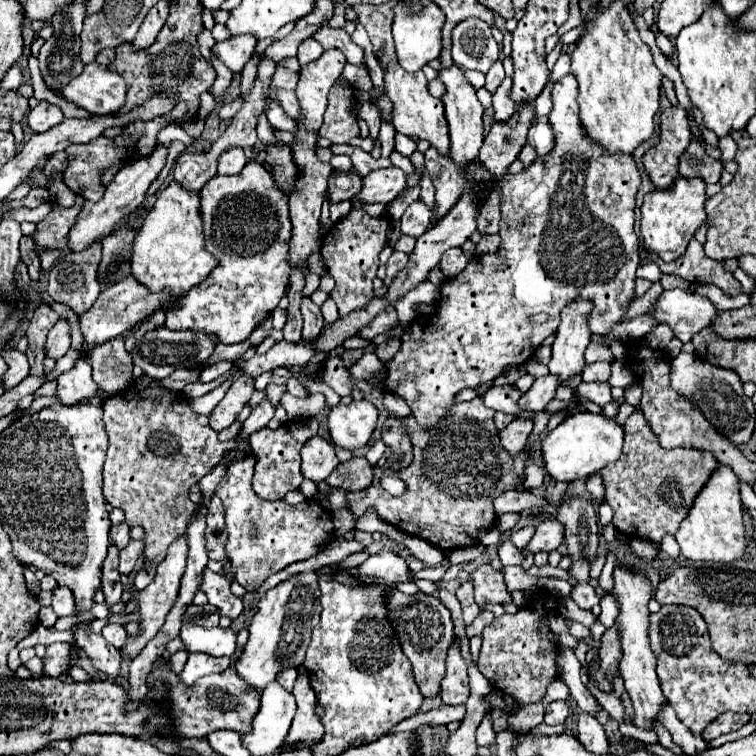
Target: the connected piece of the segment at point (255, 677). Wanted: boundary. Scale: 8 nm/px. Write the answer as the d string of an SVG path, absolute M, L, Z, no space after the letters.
M298 573L270 591L258 603L258 611L250 625L250 639L236 661L236 671L244 681L248 681L256 689L264 689L268 683L276 681L276 675L286 667L300 667L304 661L304 653L308 649L310 633L320 617L320 589L318 589L318 573Z

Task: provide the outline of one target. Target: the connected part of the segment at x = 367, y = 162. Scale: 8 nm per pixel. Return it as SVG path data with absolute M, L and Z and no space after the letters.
M330 145L330 151L334 155L342 153L342 155L348 155L356 167L358 173L362 173L362 176L365 177L368 173L373 170L376 170L376 167L392 167L392 161L389 158L379 158L372 159L372 155L364 153L360 147L350 147L350 145Z

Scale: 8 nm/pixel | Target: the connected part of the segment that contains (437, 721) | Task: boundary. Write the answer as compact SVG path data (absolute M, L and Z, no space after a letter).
M440 705L438 709L432 709L432 711L426 711L426 713L418 713L410 719L404 719L400 725L392 727L392 731L388 733L410 733L414 731L416 727L424 725L424 723L430 723L430 725L446 725L446 723L452 723L452 721L462 721L464 719L464 713L466 713L466 707L464 705Z

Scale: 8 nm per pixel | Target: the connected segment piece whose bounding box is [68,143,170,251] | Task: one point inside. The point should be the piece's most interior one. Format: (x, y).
(125, 194)

